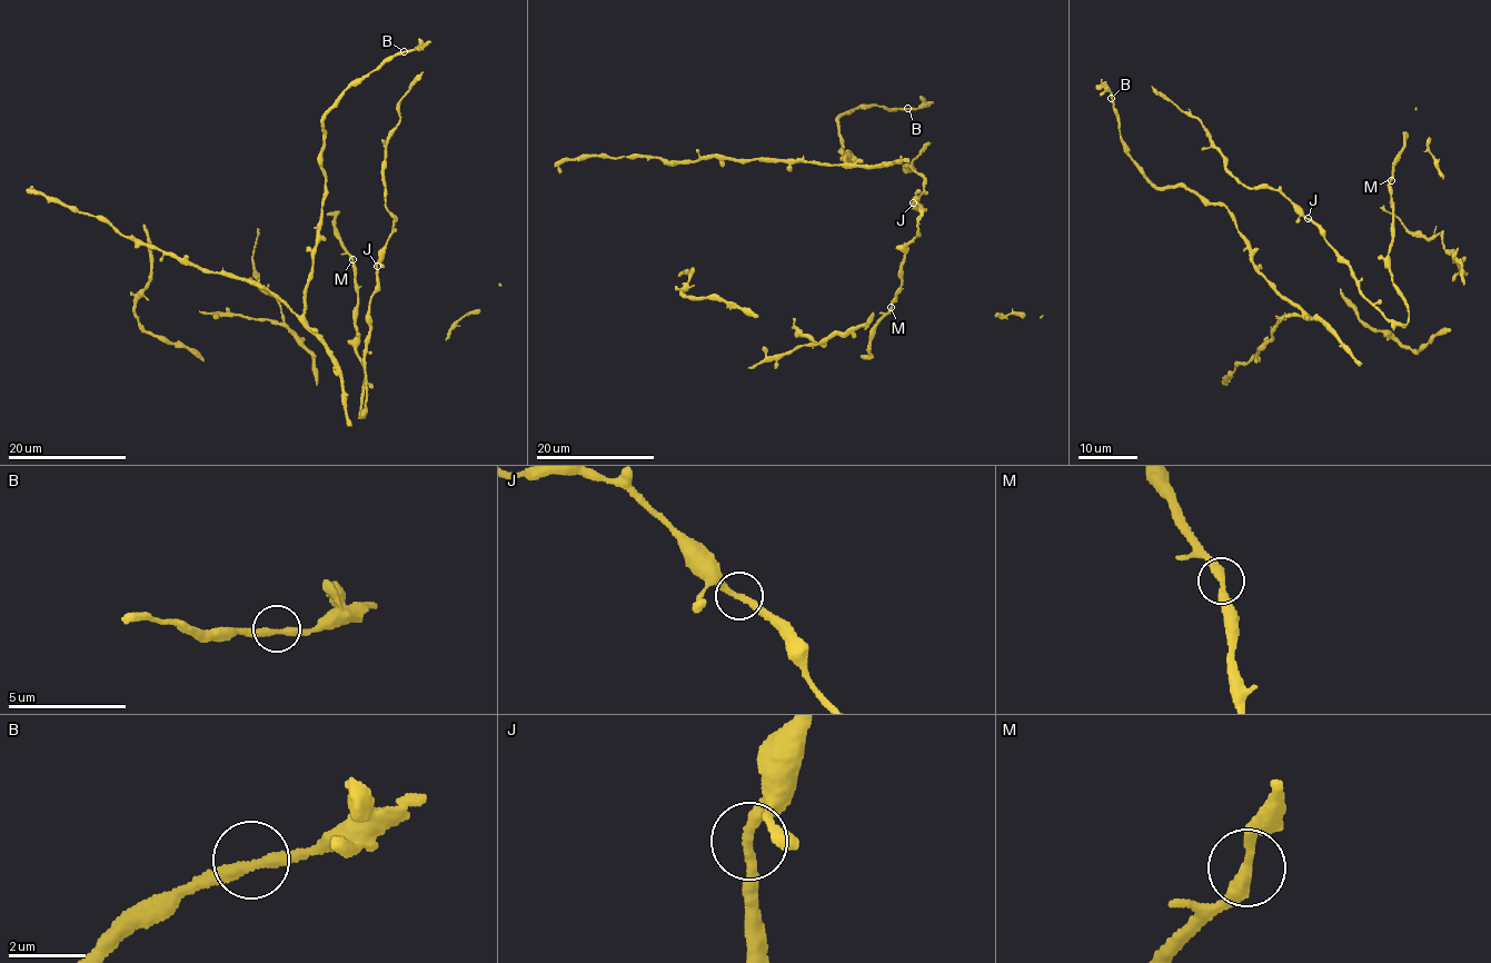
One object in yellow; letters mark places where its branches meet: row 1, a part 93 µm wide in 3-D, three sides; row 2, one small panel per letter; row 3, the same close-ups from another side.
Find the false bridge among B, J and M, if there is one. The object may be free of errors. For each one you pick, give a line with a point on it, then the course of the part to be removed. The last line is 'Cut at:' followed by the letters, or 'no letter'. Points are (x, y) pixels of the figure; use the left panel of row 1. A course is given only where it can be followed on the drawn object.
Cut at: no letter

